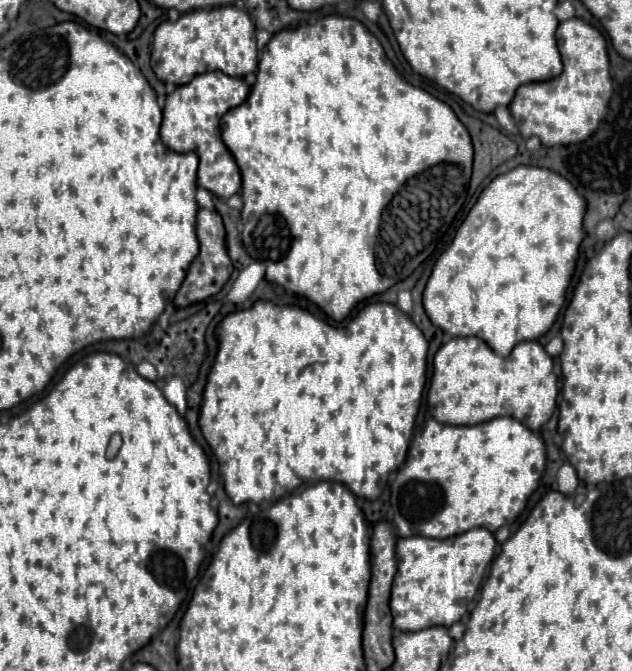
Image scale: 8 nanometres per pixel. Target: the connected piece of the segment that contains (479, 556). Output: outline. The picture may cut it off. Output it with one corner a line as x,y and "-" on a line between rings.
484,527
448,539
420,535
400,537
396,543
398,573
390,597
394,627
403,632
416,632
436,625
450,627
452,623
462,621
496,555
496,545
494,533

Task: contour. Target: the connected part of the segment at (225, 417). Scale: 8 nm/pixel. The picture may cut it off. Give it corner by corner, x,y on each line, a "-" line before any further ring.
258,301
254,307
228,315
216,329
220,349
216,355
216,363
208,375
208,383
204,389
202,413
200,413
200,429
204,439
212,447
218,463
220,475
224,481
224,489
234,505
242,503
272,503
278,501
284,493
292,493
302,489
304,485
312,485
316,481
340,481
352,489
354,495
364,497
368,501
376,499
388,483
388,475
396,471
408,453
414,421
420,409
420,399
426,383
426,353
428,341
424,339
422,331
412,323
412,319
402,313
396,305
390,303
370,303
366,305
348,325
330,325
316,315
298,309
298,307
280,307
270,301

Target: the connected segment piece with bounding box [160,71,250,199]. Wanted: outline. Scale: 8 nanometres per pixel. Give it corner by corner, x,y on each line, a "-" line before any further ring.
210,71
196,75
186,85
180,85
172,95
166,97
164,105
164,121
160,127
160,137
164,145
178,153
194,151
200,157
198,185
222,199
228,199
238,193
242,179
232,153
228,153
228,147
220,137
220,117
228,109
244,103
244,97
248,97
248,93
250,87
242,79
222,75
220,71

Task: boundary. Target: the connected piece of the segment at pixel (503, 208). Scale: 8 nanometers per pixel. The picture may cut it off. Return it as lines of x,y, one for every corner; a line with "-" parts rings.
520,165
498,175
478,197
456,231
452,245
438,257
424,289
424,309
430,321
454,337
480,337
494,353
508,357
514,345
548,333
566,303
578,251
586,237
584,215
588,203
560,173
544,167

